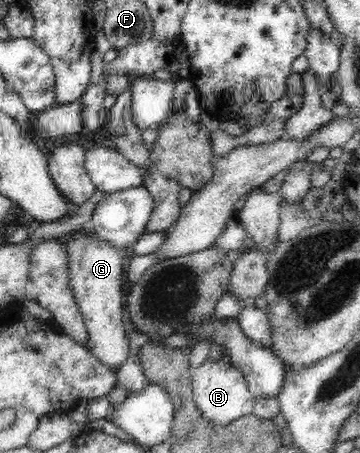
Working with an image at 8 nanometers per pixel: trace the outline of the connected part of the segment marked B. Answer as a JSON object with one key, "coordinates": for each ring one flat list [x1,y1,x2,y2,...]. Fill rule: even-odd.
{"coordinates":[[227,356,217,360,207,358,200,366,193,368,191,383,197,408,209,424,221,427,238,417,253,414,257,397,249,389,245,374]]}

